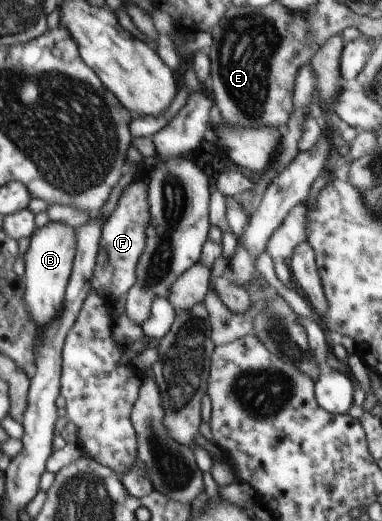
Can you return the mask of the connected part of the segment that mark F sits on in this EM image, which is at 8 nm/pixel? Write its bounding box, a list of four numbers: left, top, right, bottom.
[91,180,152,301]

